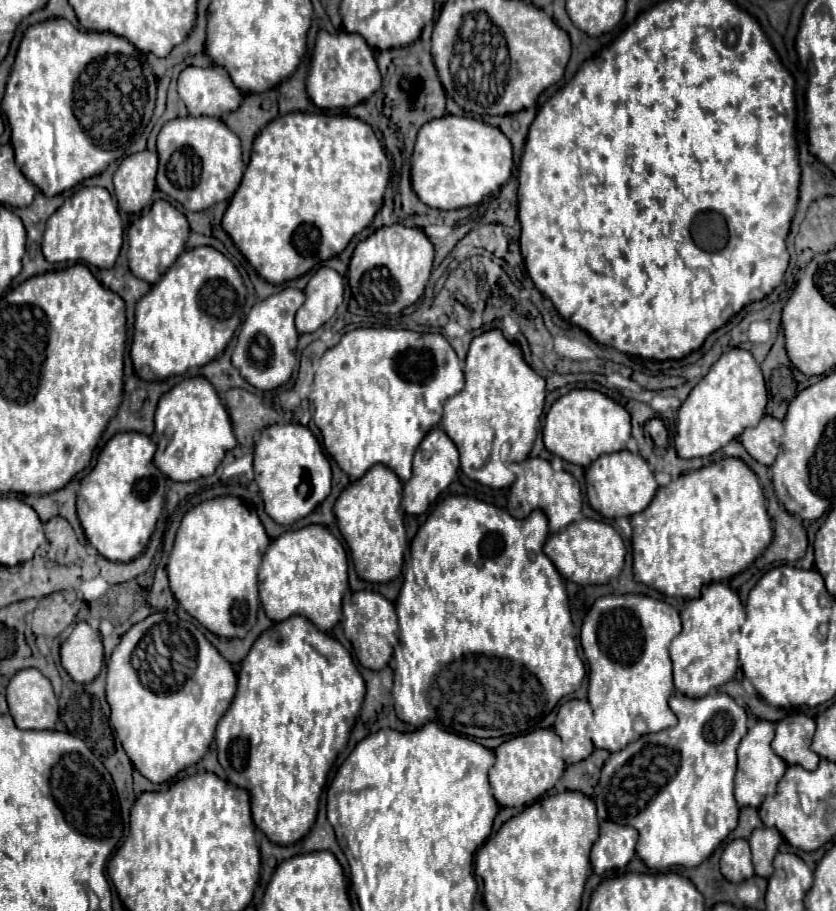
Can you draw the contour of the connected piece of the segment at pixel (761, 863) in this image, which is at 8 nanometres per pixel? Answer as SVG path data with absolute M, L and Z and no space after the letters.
M758 827L752 831L748 843L752 849L752 863L756 875L768 879L772 875L772 861L778 851L782 835L776 827Z

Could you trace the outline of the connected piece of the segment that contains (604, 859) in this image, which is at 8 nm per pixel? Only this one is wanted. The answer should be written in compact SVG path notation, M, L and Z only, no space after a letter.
M604 821L600 825L600 837L590 851L590 861L594 871L606 873L610 869L624 869L628 861L636 855L634 851L636 841L638 841L636 829Z

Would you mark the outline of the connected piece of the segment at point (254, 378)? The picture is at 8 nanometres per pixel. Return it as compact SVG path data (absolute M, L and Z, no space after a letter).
M286 287L280 293L274 293L268 299L258 301L246 315L236 341L236 349L232 353L232 363L234 367L238 367L240 375L256 389L270 391L284 385L290 379L296 365L296 341L298 341L294 313L296 309L300 309L302 303L304 303L304 291Z

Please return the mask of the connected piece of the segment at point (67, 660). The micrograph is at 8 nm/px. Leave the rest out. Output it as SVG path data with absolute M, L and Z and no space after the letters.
M86 621L76 623L72 633L64 639L60 655L62 667L78 683L90 683L104 663L102 641Z

